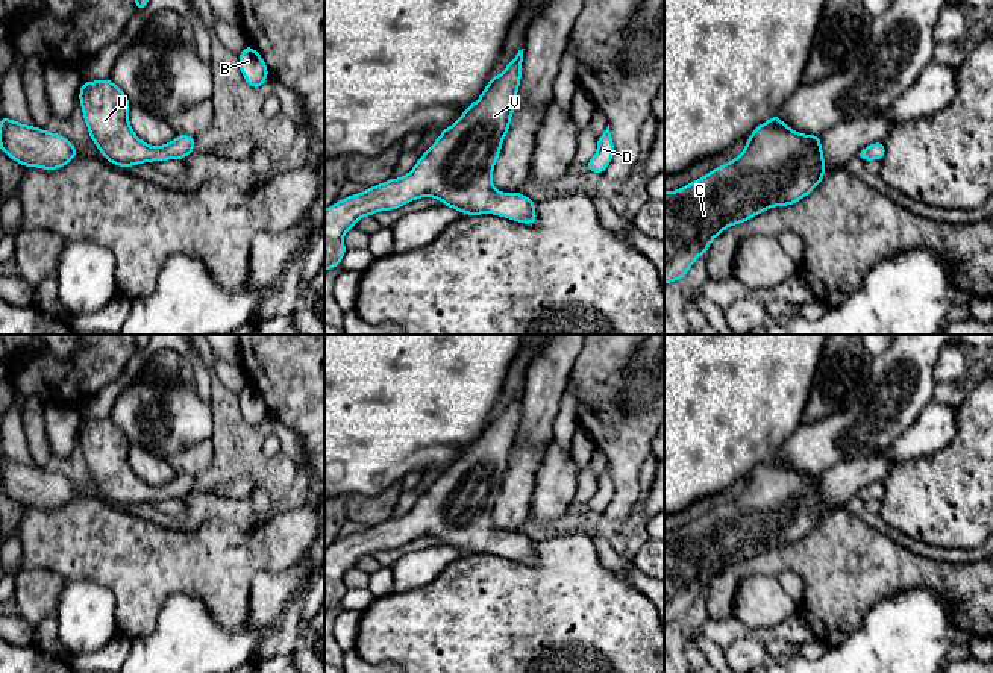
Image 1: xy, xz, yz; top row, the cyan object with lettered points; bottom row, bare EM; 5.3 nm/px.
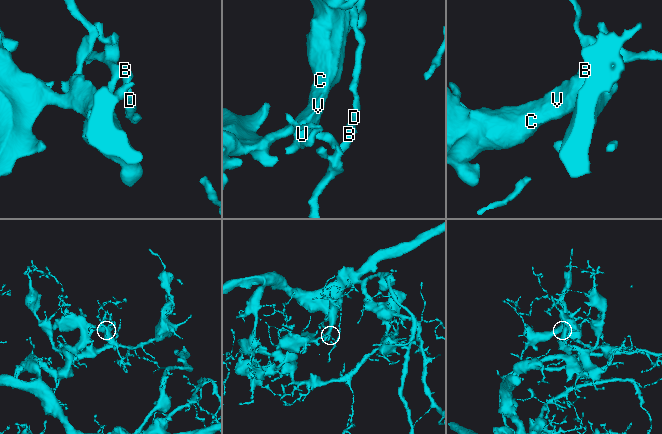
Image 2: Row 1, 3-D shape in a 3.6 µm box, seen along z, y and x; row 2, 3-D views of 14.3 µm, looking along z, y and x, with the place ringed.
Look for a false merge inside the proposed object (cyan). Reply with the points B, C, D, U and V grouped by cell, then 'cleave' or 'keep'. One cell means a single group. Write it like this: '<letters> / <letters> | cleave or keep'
B C D U V | keep

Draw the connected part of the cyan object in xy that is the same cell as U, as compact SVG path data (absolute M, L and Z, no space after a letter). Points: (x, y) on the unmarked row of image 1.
M111 418L83 421L79 441L89 477L109 503L129 508L153 500L185 499L193 493L197 479L190 474L176 474L159 487L139 479L129 462L130 441Z

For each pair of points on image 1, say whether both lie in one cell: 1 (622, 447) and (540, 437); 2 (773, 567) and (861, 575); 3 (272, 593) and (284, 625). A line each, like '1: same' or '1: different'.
1: different
2: same
3: same

